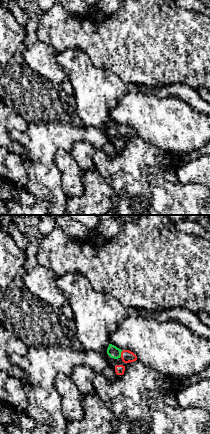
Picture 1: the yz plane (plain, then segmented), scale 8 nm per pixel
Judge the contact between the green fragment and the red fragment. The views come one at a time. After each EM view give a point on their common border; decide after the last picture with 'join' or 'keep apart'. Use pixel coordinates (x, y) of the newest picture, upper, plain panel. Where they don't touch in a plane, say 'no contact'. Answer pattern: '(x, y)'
(120, 130)

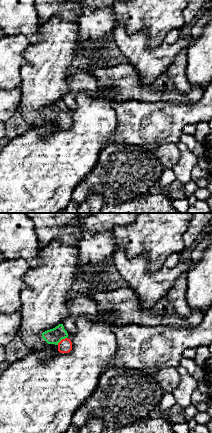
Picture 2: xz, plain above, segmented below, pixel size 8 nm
(61, 115)

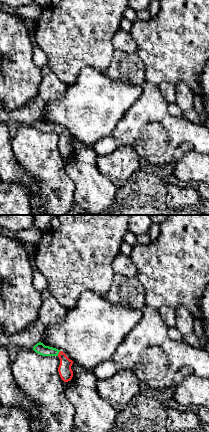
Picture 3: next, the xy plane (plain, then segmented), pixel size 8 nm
(58, 129)

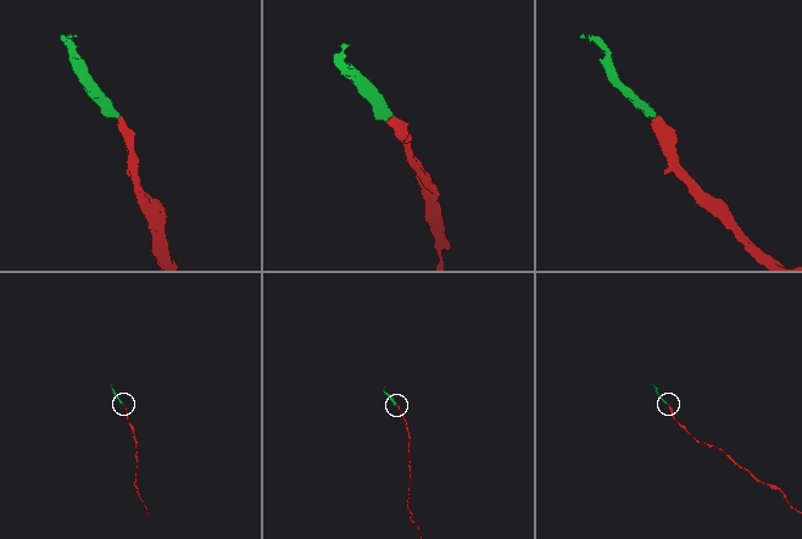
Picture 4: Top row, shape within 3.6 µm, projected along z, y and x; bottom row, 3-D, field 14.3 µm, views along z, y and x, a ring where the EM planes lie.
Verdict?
join

